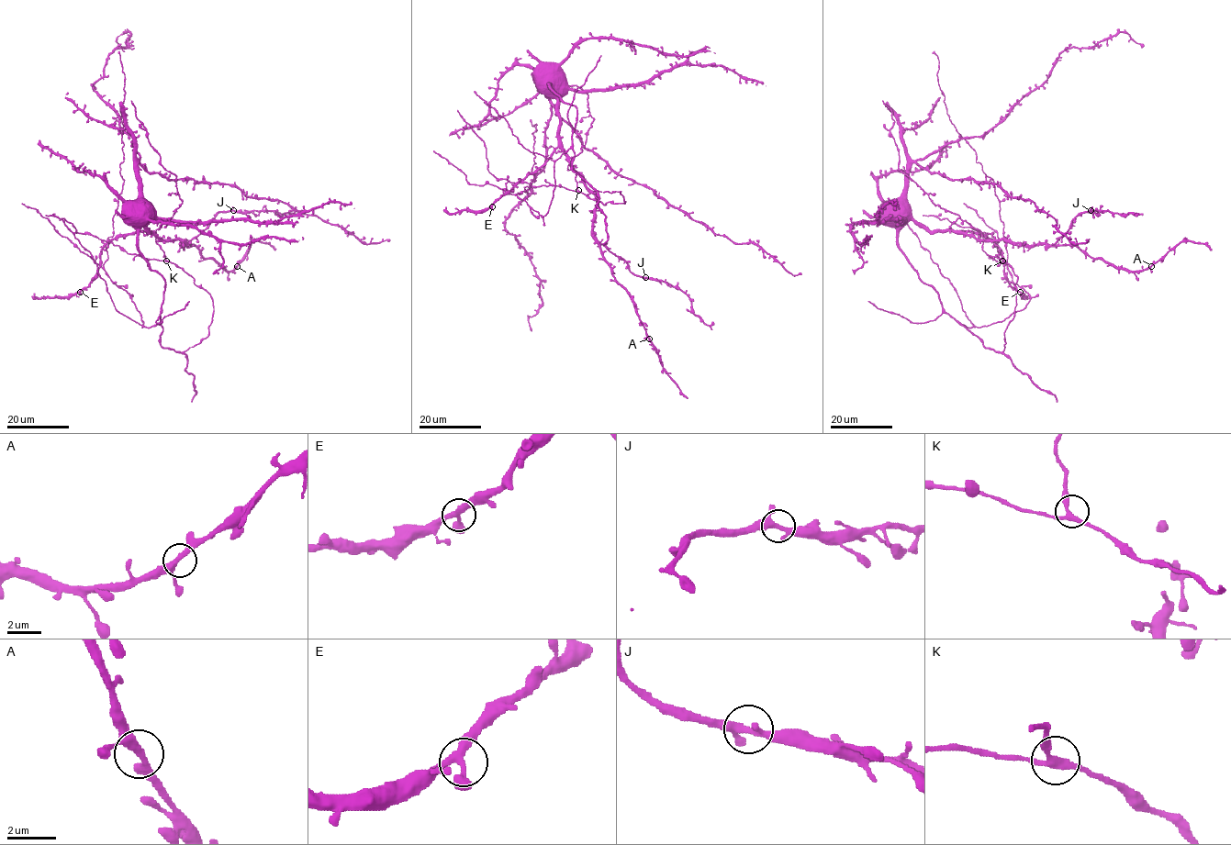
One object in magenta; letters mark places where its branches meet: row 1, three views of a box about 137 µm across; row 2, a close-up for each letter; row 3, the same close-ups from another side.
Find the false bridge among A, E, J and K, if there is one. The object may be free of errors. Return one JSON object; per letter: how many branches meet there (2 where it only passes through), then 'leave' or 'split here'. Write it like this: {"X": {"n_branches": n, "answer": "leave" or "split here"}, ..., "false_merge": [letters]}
{"A": {"n_branches": 3, "answer": "leave"}, "E": {"n_branches": 3, "answer": "leave"}, "J": {"n_branches": 3, "answer": "leave"}, "K": {"n_branches": 3, "answer": "leave"}, "false_merge": []}

